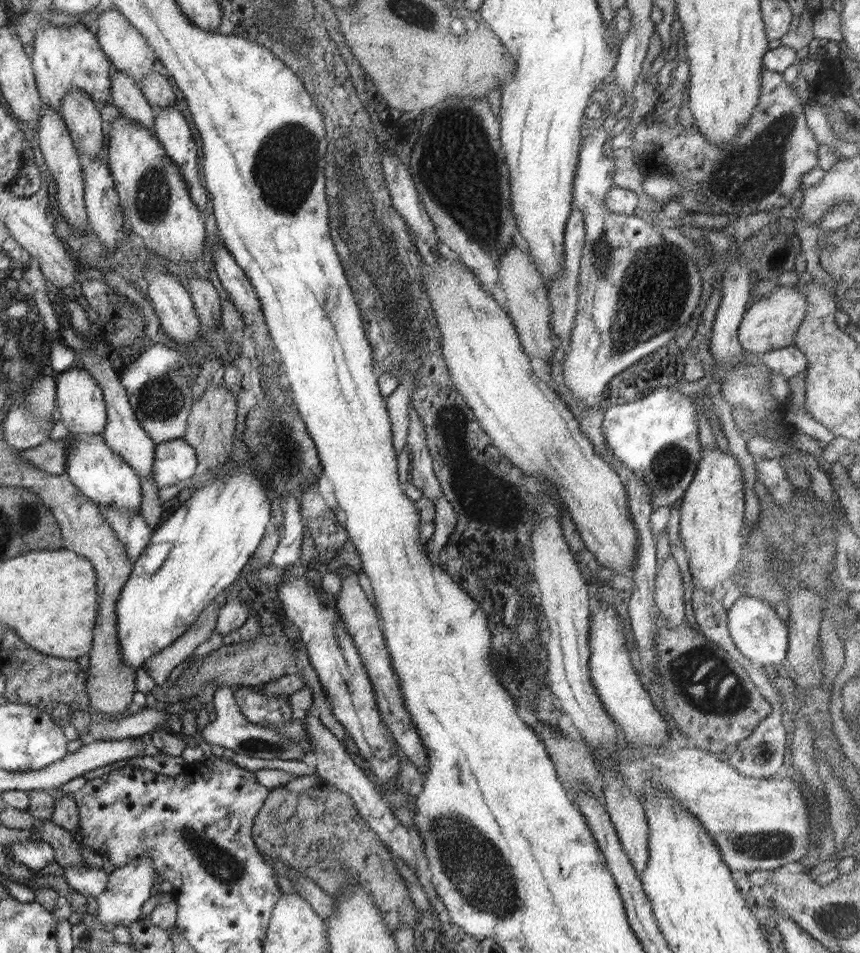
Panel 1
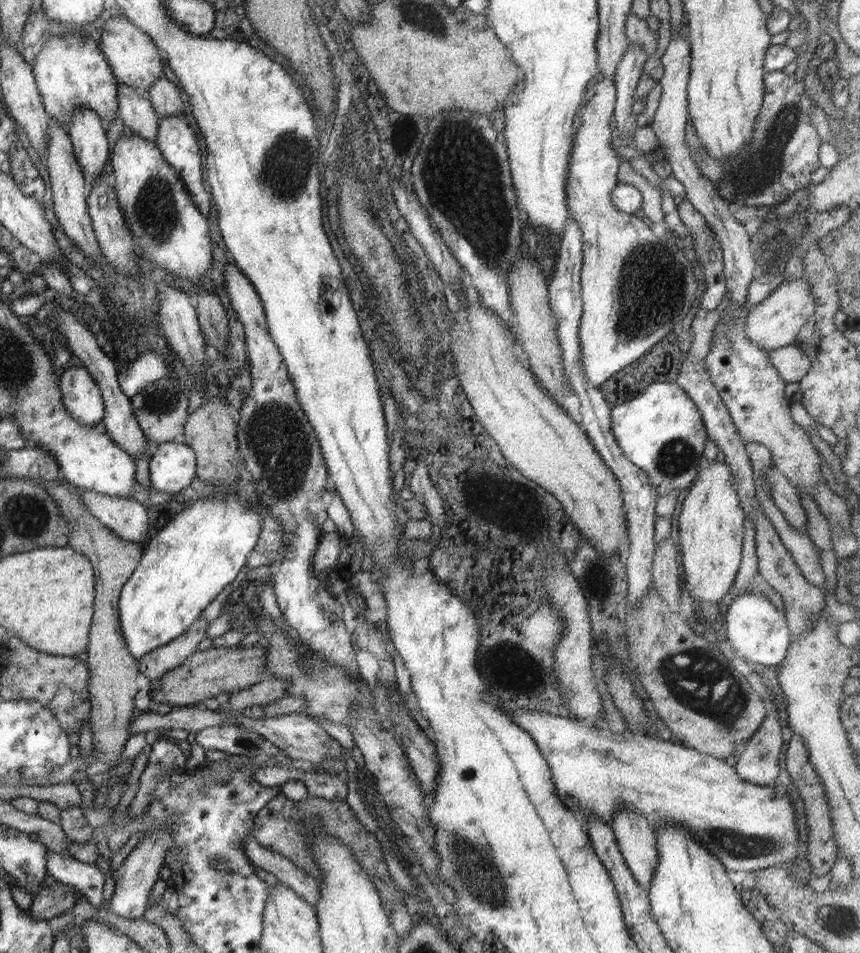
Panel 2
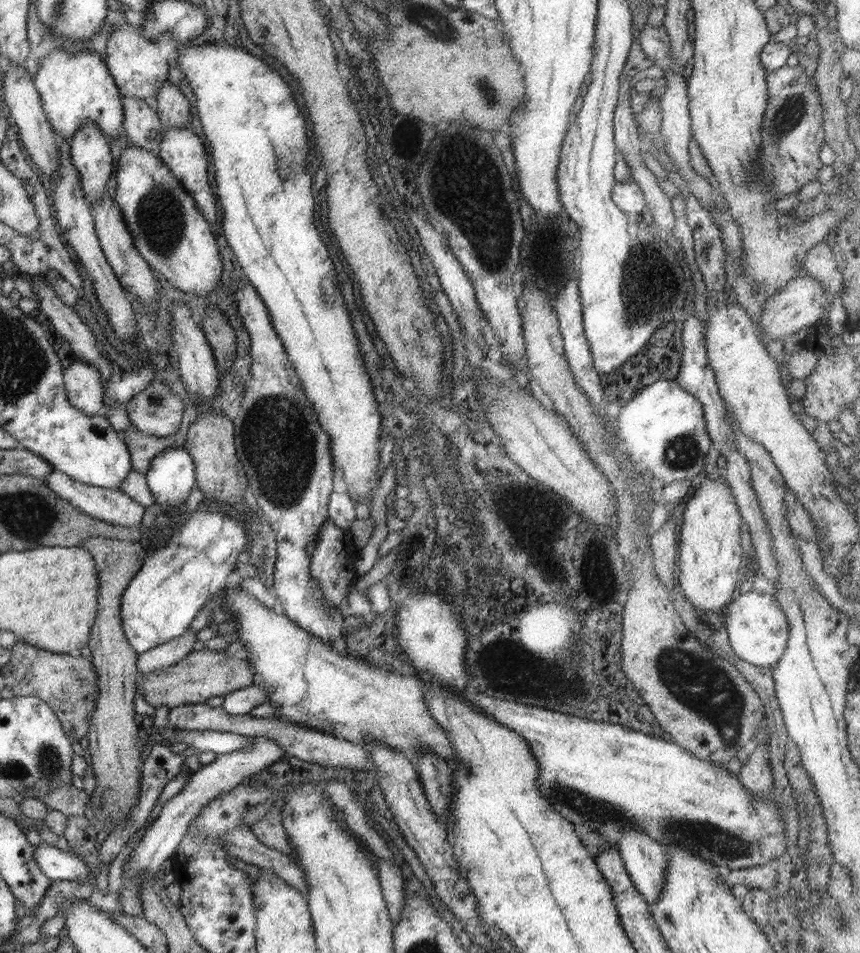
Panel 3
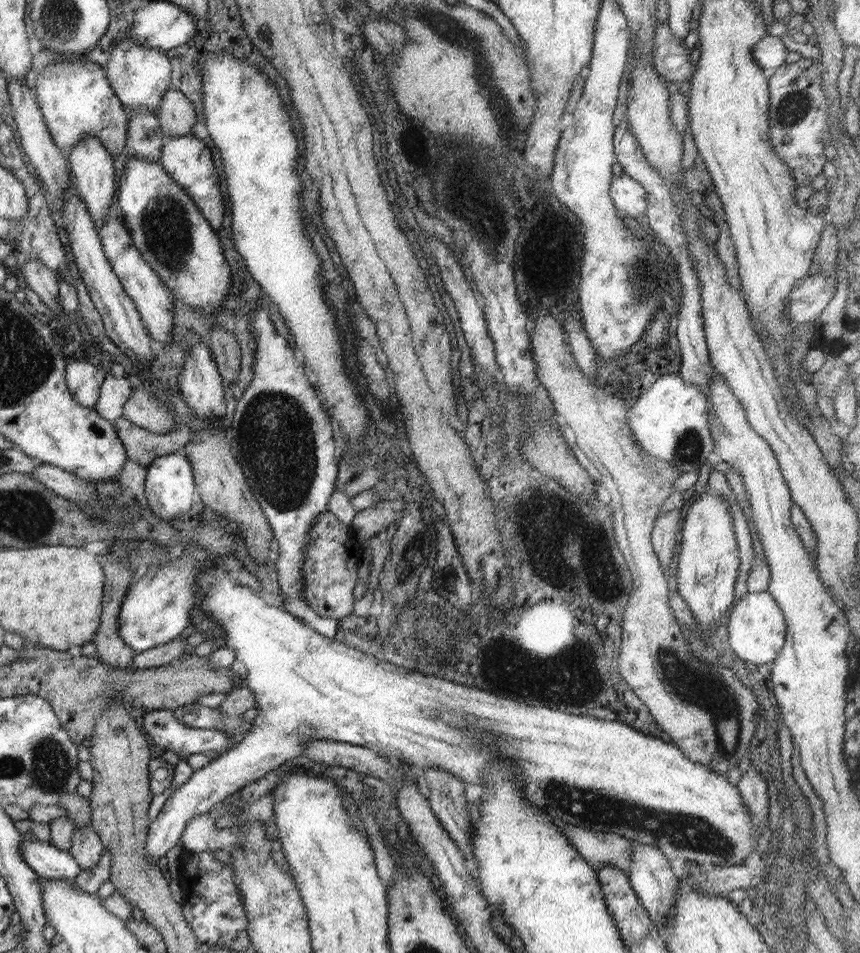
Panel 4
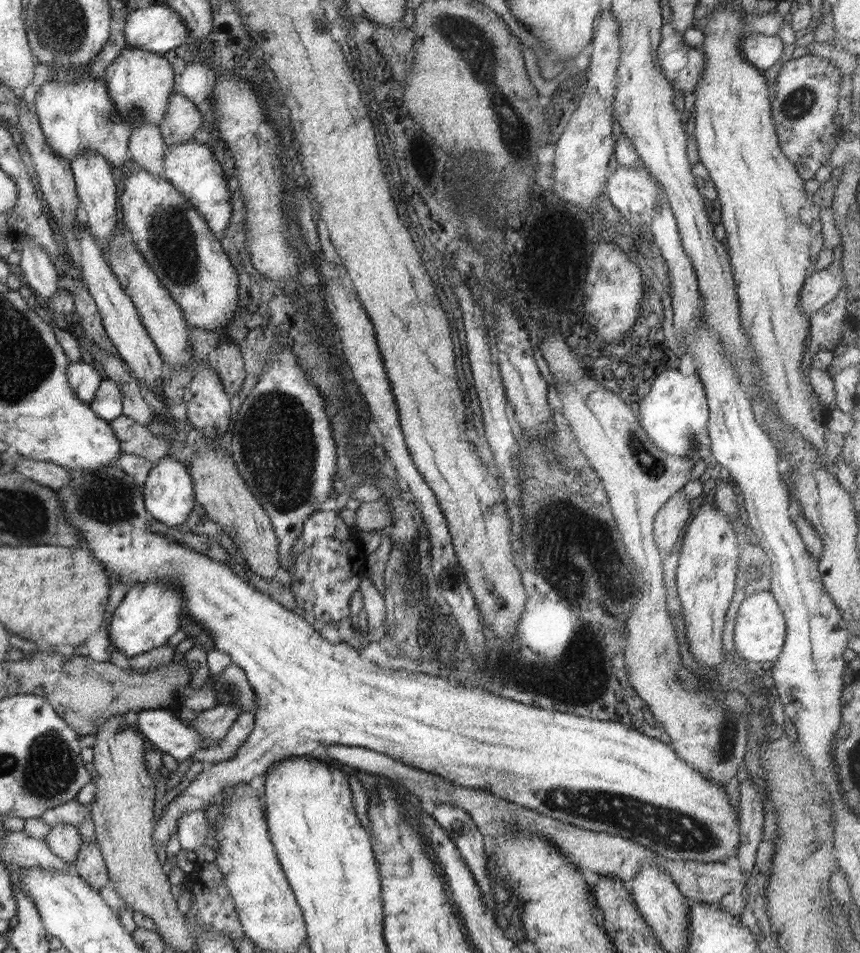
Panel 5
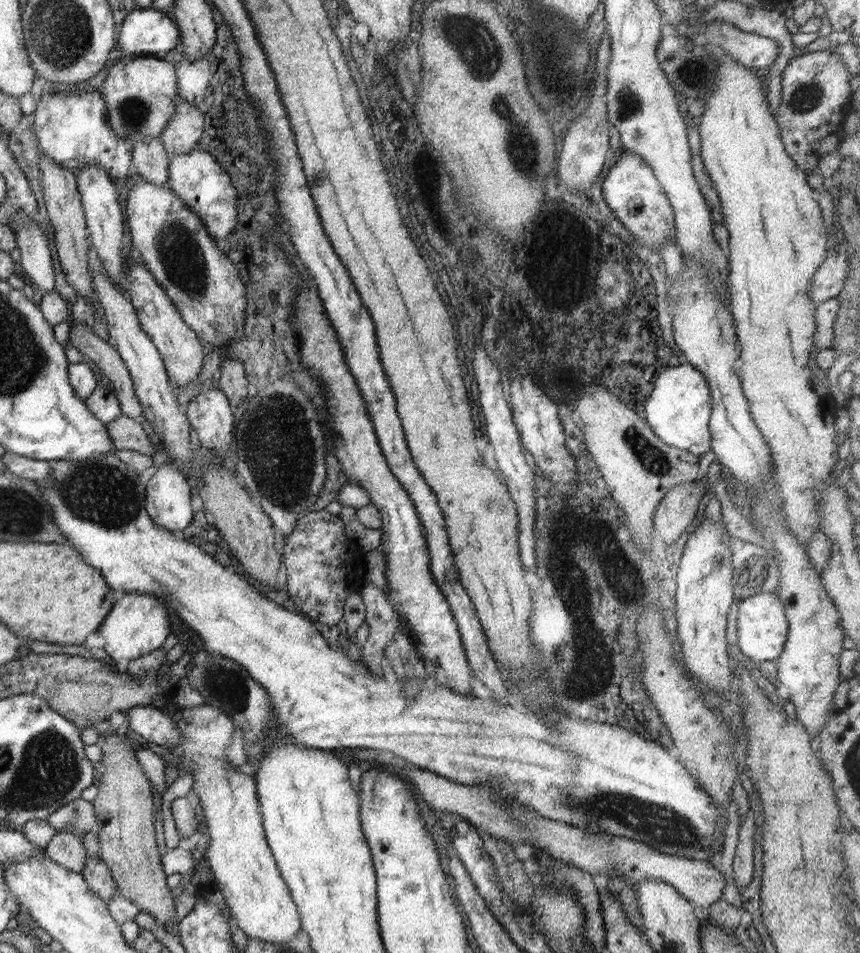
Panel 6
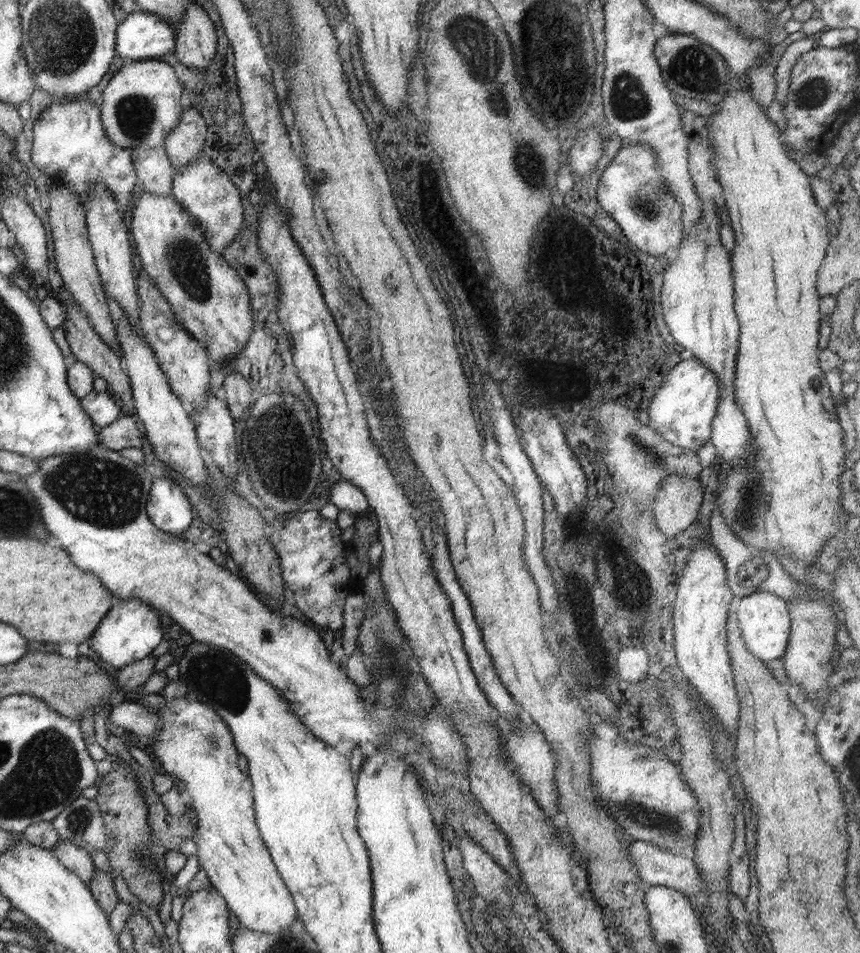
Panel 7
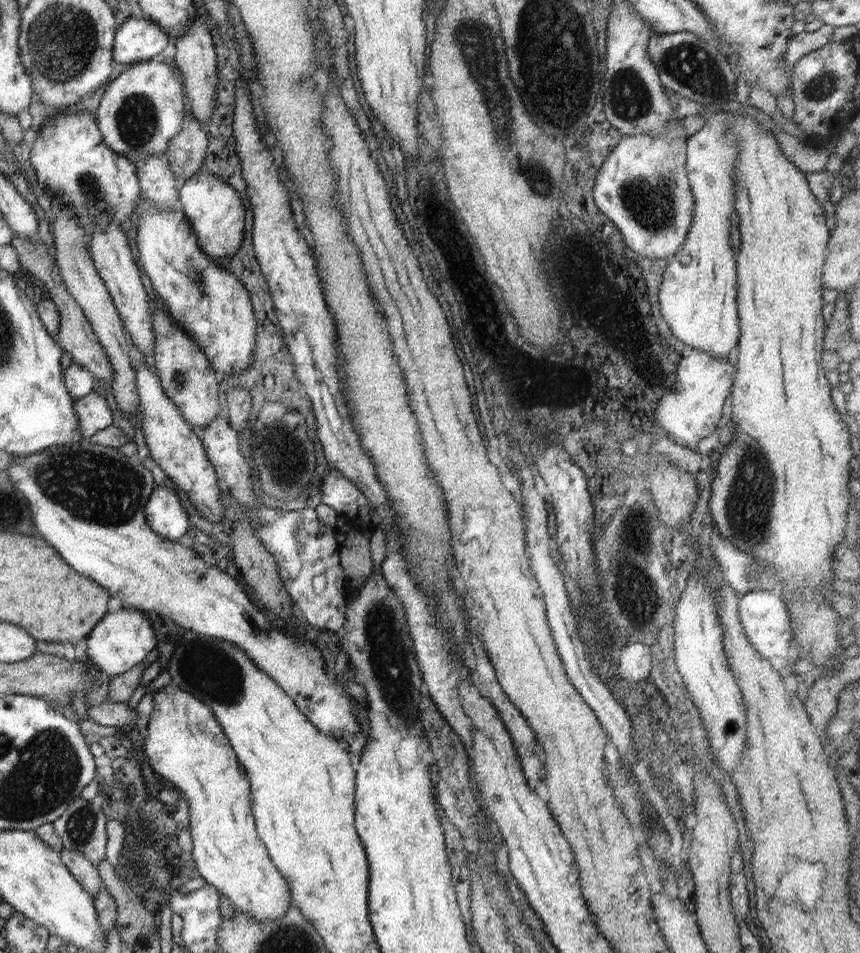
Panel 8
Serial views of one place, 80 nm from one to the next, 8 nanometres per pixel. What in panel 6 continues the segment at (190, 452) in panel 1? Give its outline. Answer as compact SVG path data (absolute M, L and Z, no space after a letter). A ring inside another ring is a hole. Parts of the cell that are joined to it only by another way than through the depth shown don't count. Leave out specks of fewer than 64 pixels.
M171 461L163 462L163 465L152 475L147 482L145 494L145 509L150 518L163 529L184 530L192 520L192 505L190 500L194 498L193 490L186 481L186 474L178 469L178 464Z

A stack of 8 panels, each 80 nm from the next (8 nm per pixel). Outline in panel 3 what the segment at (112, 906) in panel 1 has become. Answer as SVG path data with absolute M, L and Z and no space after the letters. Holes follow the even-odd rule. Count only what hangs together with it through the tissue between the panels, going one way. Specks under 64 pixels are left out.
M260 735L251 737L249 747L244 747L242 750L231 752L230 754L221 754L216 759L207 764L202 765L198 772L191 772L190 780L186 782L182 791L176 794L174 798L170 798L162 810L156 821L146 829L144 836L140 840L140 844L136 849L132 850L123 867L123 883L125 887L120 895L122 914L126 916L143 917L144 908L142 901L139 899L139 886L141 882L150 875L156 874L160 866L169 865L174 857L176 850L182 839L186 837L190 825L194 818L198 817L198 813L214 799L224 795L224 793L238 787L252 778L259 778L259 775L264 773L264 769L271 765L274 766L281 758L288 755L287 752L280 746L272 737Z

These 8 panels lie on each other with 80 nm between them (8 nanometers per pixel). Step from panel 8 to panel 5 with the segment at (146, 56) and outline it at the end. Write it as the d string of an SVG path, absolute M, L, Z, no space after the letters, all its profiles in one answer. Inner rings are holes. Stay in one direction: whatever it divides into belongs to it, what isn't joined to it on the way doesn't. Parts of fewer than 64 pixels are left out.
M152 4L126 16L126 46L164 54L180 46L189 36L181 16L167 4Z

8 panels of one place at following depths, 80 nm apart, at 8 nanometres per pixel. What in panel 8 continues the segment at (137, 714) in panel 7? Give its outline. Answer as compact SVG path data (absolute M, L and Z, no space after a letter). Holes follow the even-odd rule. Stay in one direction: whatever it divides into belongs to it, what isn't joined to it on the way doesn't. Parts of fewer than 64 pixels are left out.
M109 699L100 704L89 705L87 703L87 715L90 721L101 724L102 726L123 727L132 725L137 728L138 720L136 709L128 708L128 703L112 703Z

